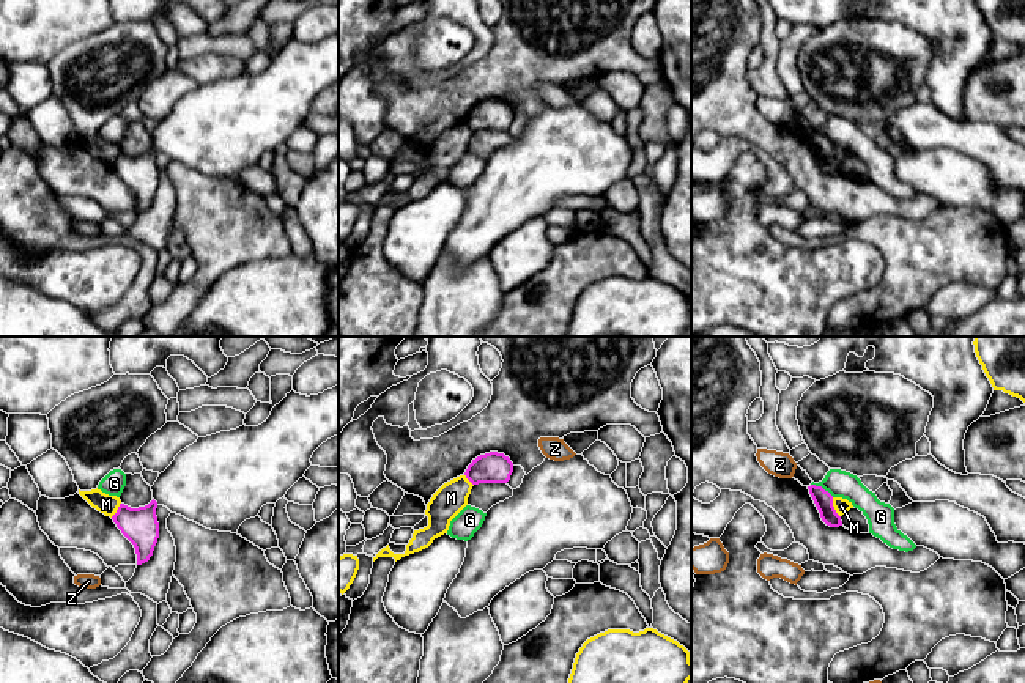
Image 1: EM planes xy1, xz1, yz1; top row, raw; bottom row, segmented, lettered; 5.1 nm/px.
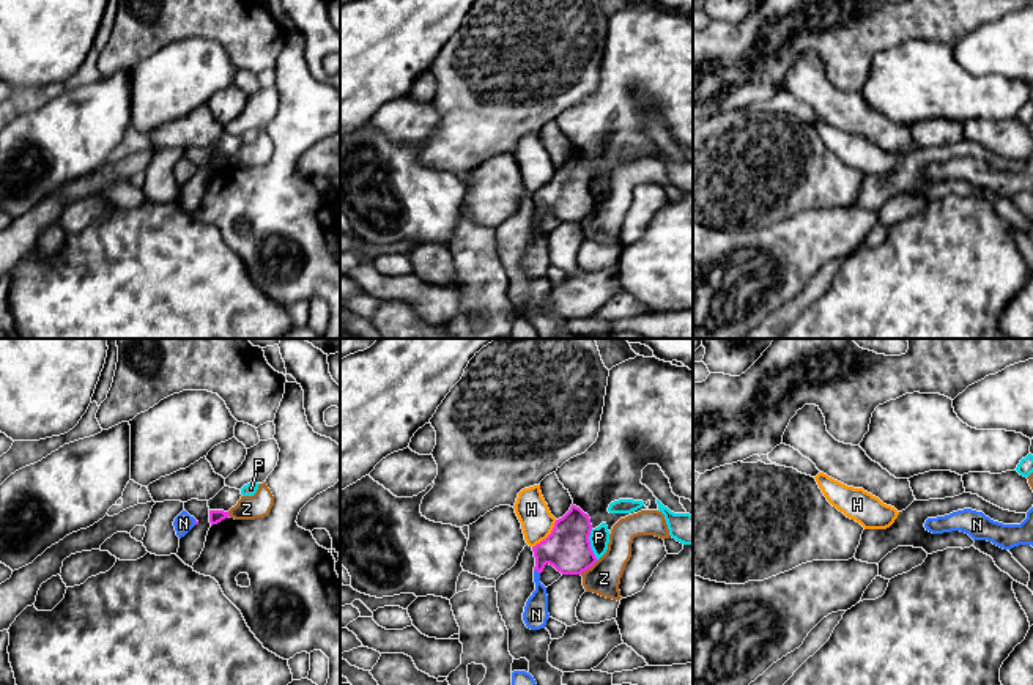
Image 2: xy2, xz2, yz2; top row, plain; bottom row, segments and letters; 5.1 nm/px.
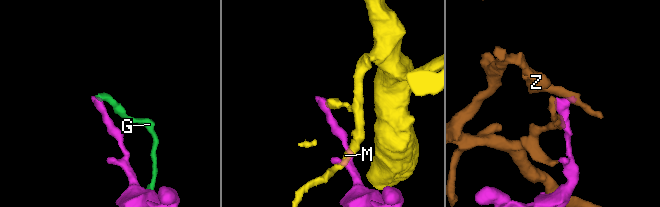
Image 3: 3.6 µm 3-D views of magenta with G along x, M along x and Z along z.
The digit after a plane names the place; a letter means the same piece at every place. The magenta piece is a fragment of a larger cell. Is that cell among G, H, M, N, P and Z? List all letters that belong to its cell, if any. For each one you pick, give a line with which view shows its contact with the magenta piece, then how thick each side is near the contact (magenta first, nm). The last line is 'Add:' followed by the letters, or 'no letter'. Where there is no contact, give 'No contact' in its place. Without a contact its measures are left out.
N: Touches magenta in xz2. Thickness 240 nm (magenta) against 130 nm
Add: N

